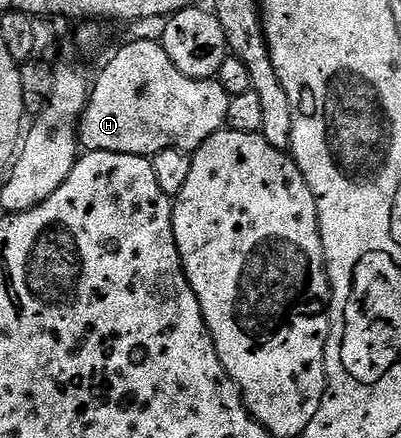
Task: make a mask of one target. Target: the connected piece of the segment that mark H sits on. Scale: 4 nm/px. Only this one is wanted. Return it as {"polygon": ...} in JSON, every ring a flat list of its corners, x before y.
{"polygon":[[151,37,127,41,127,44,104,65,103,72,99,75,99,80,97,78,94,80,91,95,87,99,87,107,84,109,83,115,77,124,77,138,87,151,108,151,109,153,125,153,126,155,142,155,144,157,156,155,165,149,177,149,178,151,194,153,203,142,209,137,213,137,213,133,224,130,227,114,229,113,230,100,231,96,225,93,225,89,219,84,218,78,194,79,193,77,185,77,181,73,181,69,177,69,177,65,173,65,173,61,169,61,169,53,165,53,162,42,156,41]]}

